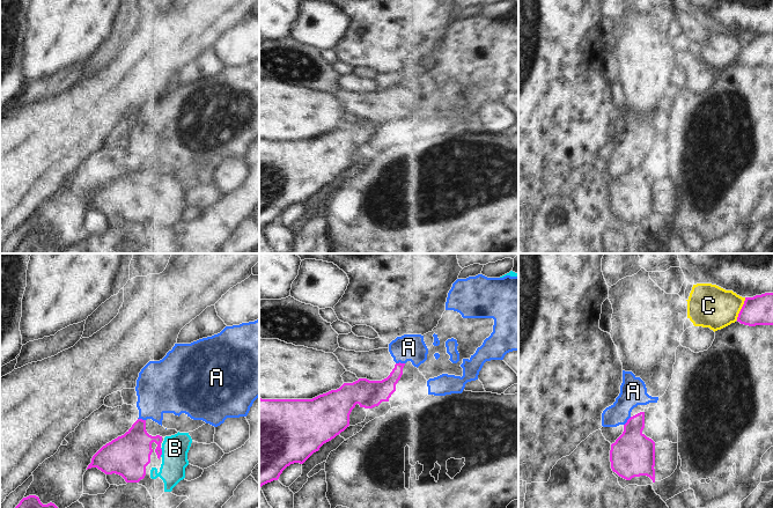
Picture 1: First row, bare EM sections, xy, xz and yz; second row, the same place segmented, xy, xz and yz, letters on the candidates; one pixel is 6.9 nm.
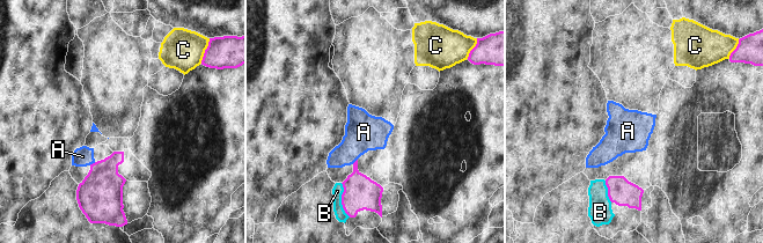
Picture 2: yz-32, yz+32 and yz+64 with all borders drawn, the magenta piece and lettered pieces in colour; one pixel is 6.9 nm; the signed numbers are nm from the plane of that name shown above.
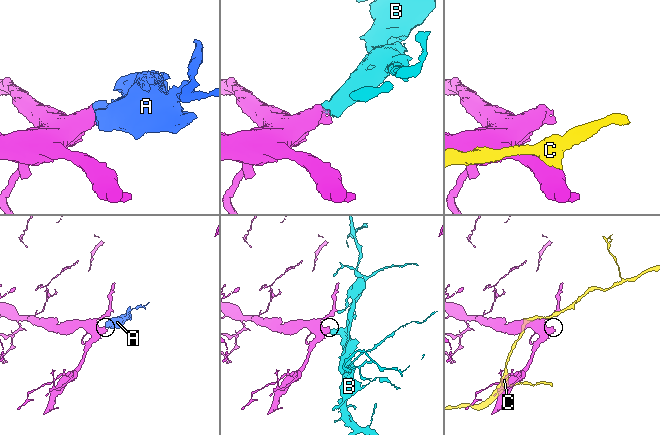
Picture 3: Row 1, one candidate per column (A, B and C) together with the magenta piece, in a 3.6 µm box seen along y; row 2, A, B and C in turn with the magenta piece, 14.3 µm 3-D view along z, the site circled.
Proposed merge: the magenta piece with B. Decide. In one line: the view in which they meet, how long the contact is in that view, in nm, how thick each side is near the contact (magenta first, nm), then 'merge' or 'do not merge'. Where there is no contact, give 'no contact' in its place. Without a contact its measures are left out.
xy | 60 nm | 280/190 nm | merge

